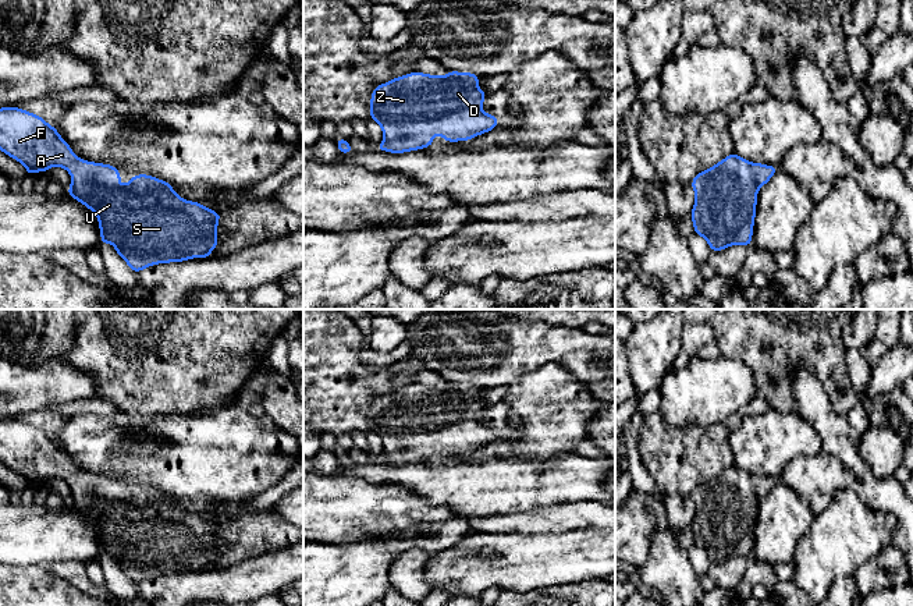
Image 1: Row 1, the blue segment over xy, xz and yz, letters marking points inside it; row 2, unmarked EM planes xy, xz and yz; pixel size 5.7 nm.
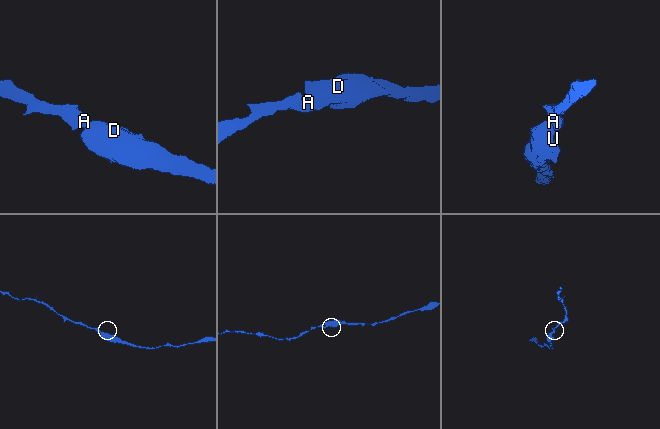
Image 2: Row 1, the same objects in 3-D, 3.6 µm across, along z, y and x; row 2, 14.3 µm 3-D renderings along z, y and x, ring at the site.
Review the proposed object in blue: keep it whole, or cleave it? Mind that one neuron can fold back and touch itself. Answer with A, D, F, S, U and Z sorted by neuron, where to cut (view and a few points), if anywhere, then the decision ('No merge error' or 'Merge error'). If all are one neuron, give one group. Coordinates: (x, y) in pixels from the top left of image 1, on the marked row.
Groups: A D F S U Z. No split. No merge error

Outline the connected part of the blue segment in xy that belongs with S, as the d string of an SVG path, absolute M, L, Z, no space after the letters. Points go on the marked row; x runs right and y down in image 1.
M19 107L0 109L0 150L22 163L26 167L26 176L36 171L47 171L54 166L64 167L72 176L71 187L67 189L68 195L93 210L99 219L100 244L113 244L117 254L135 273L156 263L209 258L217 245L217 223L223 213L216 213L198 202L182 199L171 189L174 185L153 176L138 174L125 185L118 187L121 176L117 167L77 157L57 130L33 113Z

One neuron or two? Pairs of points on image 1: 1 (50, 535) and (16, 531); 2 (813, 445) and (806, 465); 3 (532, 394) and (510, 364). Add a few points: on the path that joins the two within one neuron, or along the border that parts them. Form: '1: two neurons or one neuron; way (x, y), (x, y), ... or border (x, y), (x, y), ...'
1: one neuron; way (42, 535), (24, 534)
2: two neurons; border (821, 449), (812, 454), (795, 456), (782, 472)
3: two neurons; border (550, 362), (522, 374), (507, 387)

